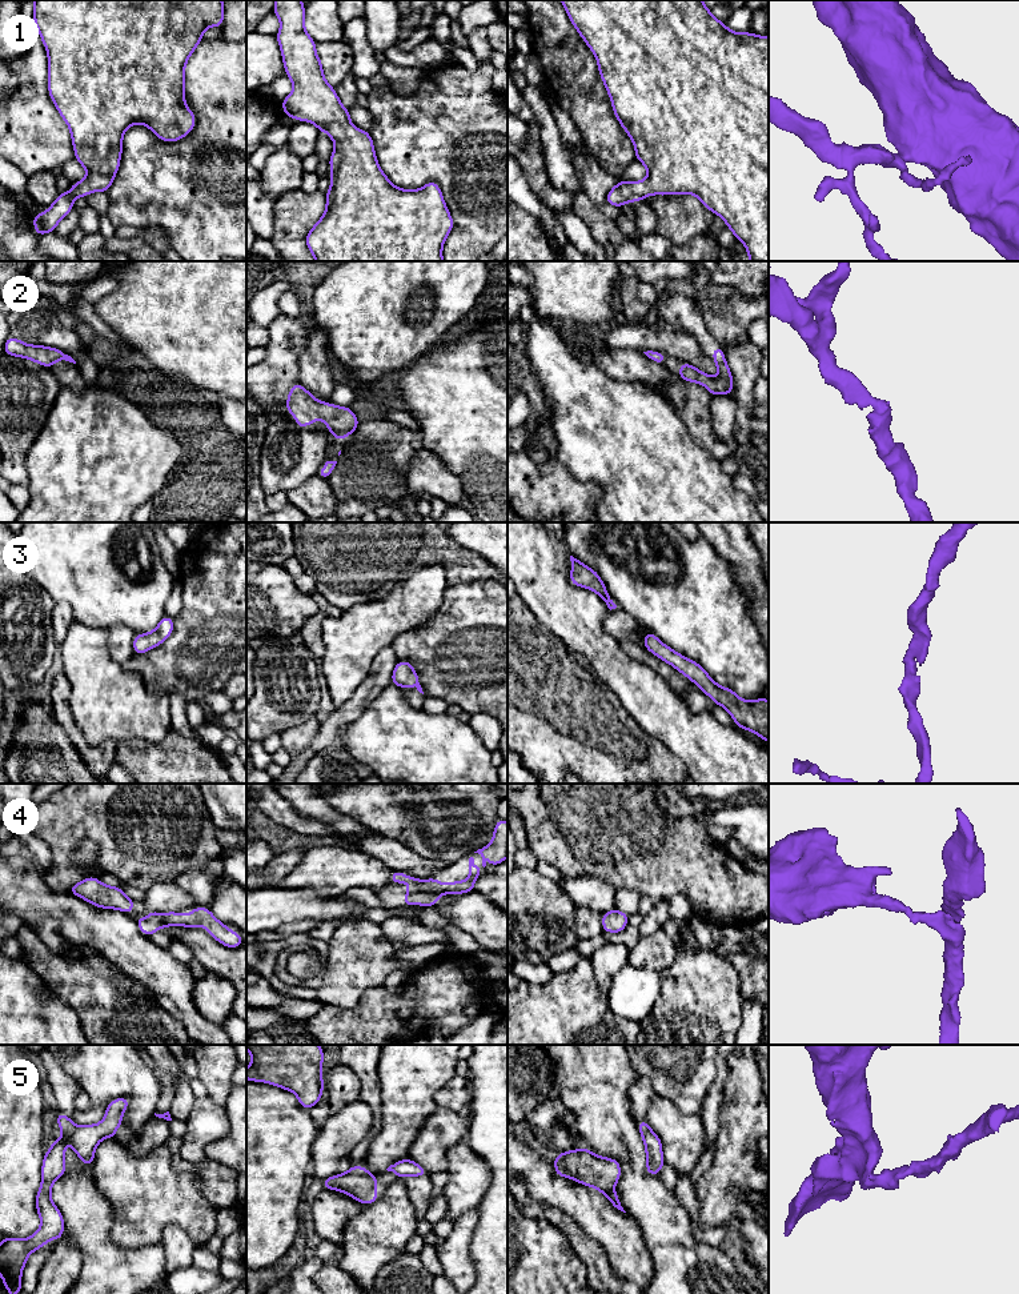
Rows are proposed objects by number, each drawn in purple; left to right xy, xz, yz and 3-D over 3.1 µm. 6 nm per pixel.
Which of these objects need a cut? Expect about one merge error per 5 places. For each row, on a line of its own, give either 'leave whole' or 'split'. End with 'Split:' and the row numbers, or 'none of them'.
1: leave whole
2: leave whole
3: leave whole
4: leave whole
5: leave whole
Split: none of them

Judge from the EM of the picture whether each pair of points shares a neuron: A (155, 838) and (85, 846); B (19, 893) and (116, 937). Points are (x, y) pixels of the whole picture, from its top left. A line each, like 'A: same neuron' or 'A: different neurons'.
A: different neurons
B: same neuron

